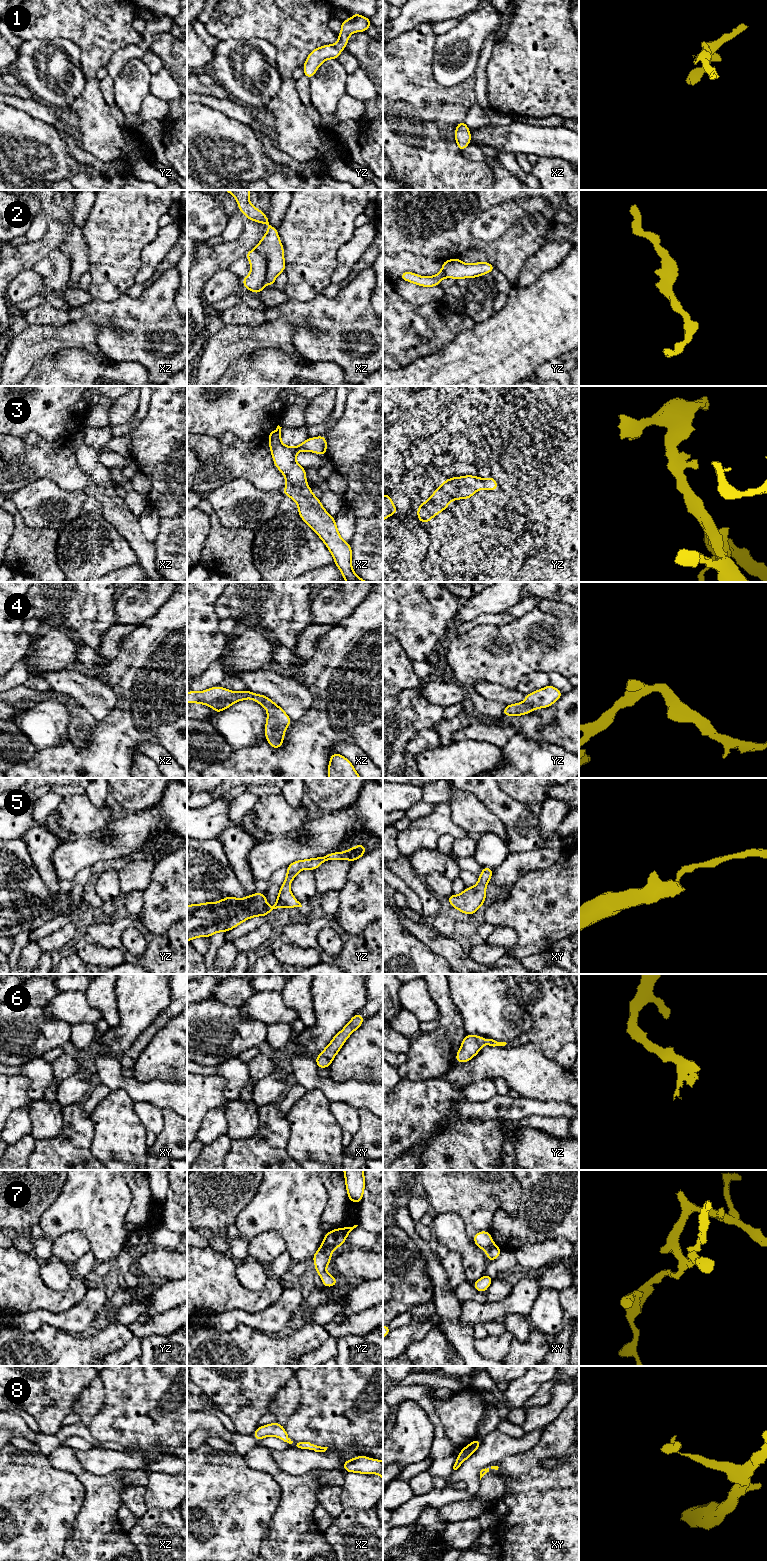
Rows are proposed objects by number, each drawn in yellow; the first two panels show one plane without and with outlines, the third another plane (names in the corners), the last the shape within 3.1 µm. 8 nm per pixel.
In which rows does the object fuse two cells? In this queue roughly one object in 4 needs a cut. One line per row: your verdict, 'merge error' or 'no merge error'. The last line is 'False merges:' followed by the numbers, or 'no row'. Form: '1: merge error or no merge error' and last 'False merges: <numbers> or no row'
1: no merge error
2: merge error
3: no merge error
4: no merge error
5: no merge error
6: no merge error
7: merge error
8: no merge error
False merges: 2, 7

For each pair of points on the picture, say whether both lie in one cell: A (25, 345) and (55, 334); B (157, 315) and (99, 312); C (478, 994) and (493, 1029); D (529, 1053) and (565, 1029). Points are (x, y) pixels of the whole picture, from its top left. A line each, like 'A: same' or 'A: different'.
A: same
B: same
C: same
D: different

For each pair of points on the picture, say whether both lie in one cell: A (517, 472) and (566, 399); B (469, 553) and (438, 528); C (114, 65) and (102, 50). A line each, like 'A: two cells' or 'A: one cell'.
A: two cells
B: two cells
C: two cells

